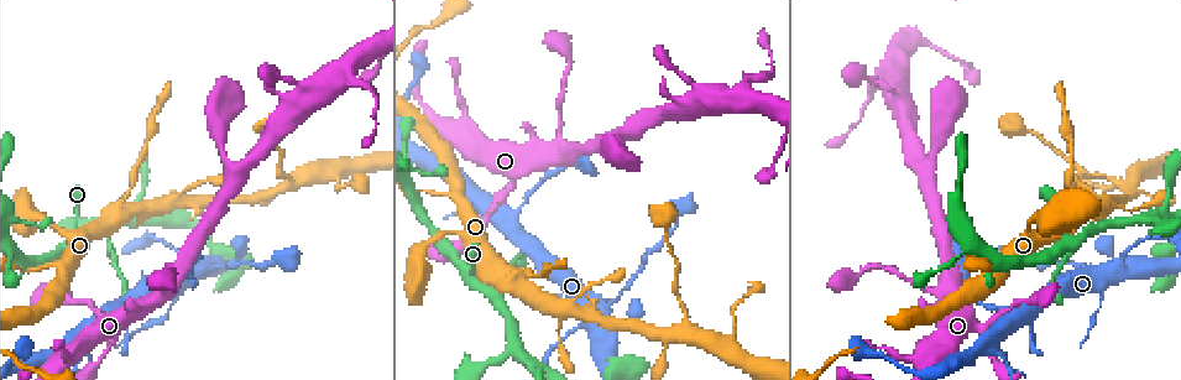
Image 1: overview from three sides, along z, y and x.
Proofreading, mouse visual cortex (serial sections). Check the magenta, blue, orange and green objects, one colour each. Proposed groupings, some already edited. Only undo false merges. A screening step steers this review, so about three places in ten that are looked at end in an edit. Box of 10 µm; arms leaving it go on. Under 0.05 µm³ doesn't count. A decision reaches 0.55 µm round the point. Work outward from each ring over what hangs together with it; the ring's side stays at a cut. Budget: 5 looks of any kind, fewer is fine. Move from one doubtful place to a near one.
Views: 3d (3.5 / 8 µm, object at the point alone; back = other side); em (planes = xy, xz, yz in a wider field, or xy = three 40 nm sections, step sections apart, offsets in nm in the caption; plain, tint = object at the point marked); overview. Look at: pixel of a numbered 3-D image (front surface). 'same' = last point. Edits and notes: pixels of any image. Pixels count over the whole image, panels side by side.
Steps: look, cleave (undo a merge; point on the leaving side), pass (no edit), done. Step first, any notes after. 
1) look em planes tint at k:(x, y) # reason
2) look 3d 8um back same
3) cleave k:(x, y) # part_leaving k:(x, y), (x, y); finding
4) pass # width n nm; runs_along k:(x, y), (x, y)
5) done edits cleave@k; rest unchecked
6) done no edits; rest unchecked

look 3d 8um at 1:(924, 288) # calibre changes

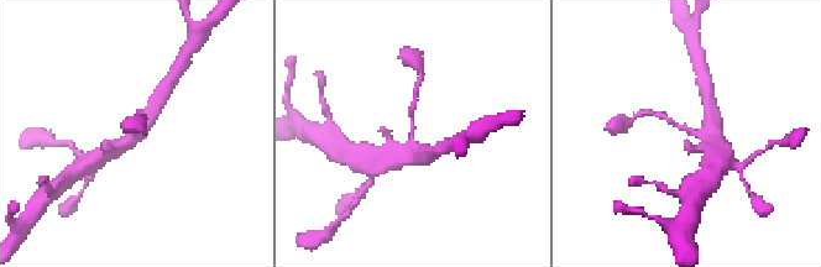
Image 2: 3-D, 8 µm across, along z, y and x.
look em xy step 2 tint same # arm_widths 200, 450 nm

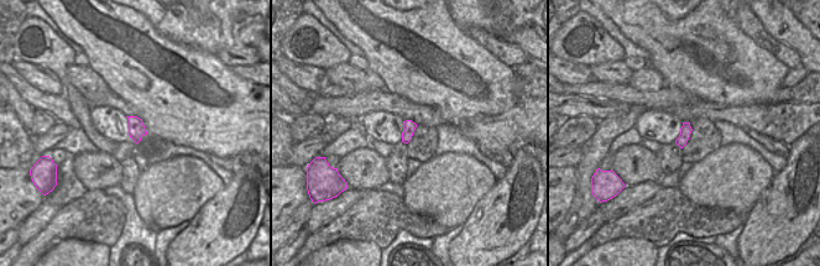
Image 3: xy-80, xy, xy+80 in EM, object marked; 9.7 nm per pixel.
pass # runs_along 2:(717, 144), (660, 114); continuous, no second cell

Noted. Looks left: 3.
look 3d 3.5um at 1:(519, 212) # thick turns thin

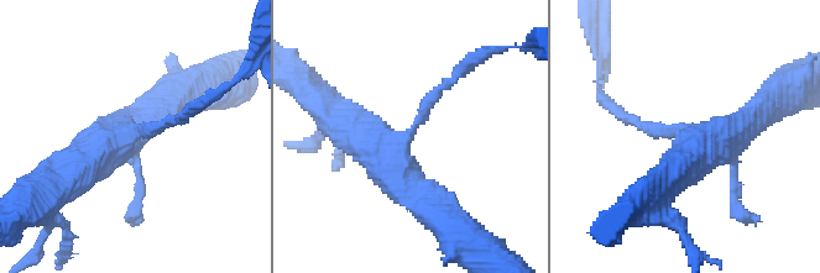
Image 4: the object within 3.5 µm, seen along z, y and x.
look em xy step 1 tint at 4:(407, 141)

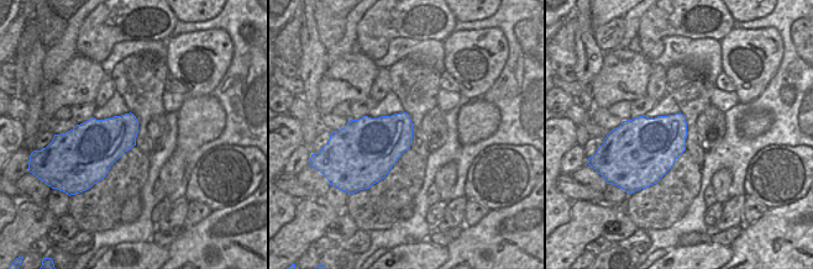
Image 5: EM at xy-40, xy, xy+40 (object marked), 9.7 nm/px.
pass # runs_along 4:(434, 211), (381, 151), (328, 106); continuous, no second cell

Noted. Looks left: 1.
done no edits; rest unchecked

